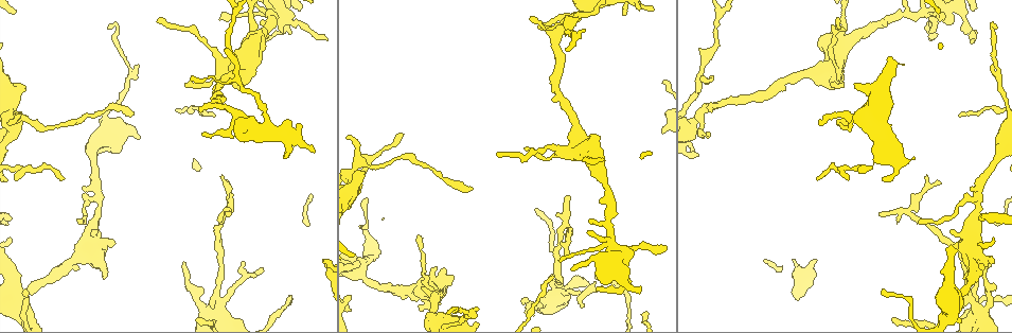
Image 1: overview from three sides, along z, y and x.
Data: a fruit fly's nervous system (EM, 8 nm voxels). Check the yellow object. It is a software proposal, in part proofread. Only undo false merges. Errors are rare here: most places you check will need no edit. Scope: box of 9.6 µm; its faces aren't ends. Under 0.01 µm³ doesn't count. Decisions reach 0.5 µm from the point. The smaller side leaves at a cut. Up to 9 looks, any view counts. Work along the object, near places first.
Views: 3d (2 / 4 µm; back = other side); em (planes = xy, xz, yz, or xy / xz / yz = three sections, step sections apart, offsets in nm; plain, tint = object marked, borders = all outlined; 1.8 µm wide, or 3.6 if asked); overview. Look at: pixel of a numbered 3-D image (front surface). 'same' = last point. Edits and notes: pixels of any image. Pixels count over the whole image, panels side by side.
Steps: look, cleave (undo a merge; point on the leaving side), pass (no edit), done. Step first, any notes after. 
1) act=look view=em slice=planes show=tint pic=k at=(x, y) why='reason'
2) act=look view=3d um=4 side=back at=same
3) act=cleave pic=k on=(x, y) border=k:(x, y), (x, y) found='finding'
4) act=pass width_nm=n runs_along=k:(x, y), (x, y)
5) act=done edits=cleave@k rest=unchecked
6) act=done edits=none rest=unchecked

act=look view=em slice=xz step=8 show=tint pic=1 at=(277, 8) why='looks like a crossing'

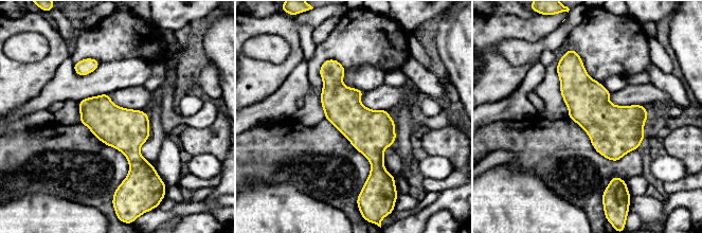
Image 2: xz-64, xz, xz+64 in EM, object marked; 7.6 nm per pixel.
act=pass runs_along=2:(328, 61), (372, 138), (370, 180) found='all the same cell'

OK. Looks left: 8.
act=look view=em slice=xy step=4 show=tint pic=1 at=(595, 155) why='calibre changes'

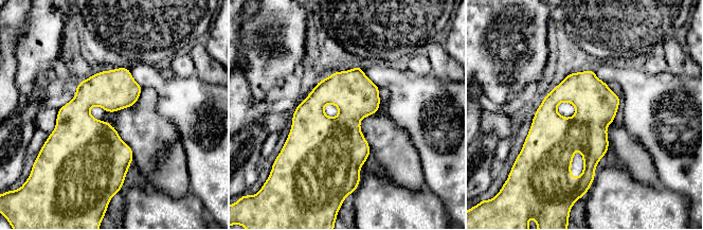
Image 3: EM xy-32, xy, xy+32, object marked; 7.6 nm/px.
act=look view=em slice=xz step=16 show=tint at=same why='cut it another way'

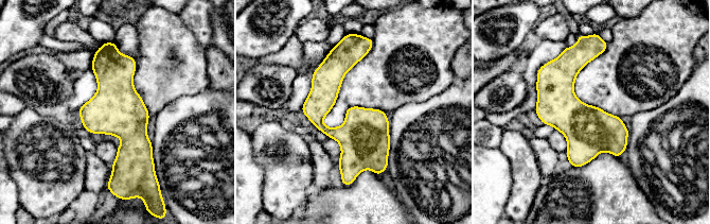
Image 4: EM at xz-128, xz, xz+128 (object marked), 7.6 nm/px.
act=pass width_nm=280 runs_along=4:(349, 47), (319, 123), (354, 151), (354, 174) found='continuous, no second cell'

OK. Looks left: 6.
act=look view=3d um=4 pic=1 at=(872, 120) why='sharp bend'

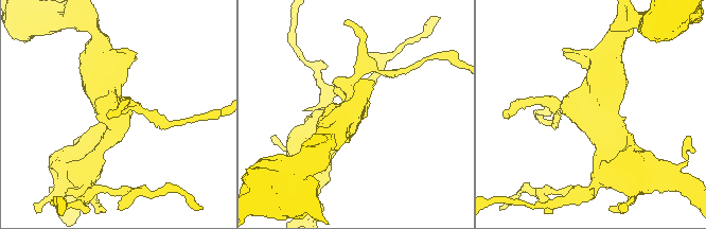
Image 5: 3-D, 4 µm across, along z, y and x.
act=look view=em slice=xy step=16 show=plain pic=5 at=(590, 108) arms=4

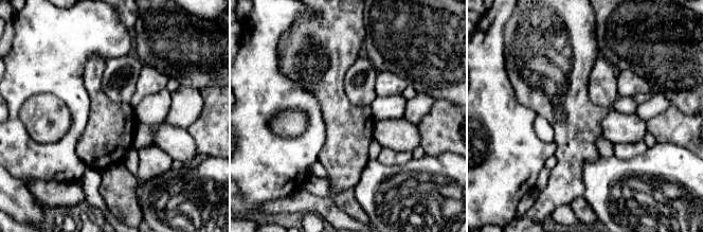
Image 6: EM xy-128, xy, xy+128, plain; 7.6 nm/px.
act=look view=em slice=xy step=16 show=tint at=same

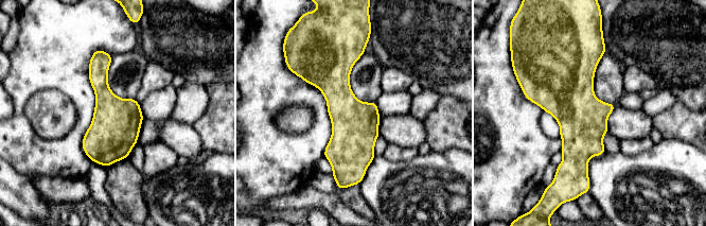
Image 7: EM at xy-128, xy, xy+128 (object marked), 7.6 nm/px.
act=pass runs_along=7:(349, 50), (341, 104), (359, 177) found='continuous, no second cell'

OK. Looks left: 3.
act=look view=3d um=4 pic=1 at=(975, 249) why='abrupt turn'

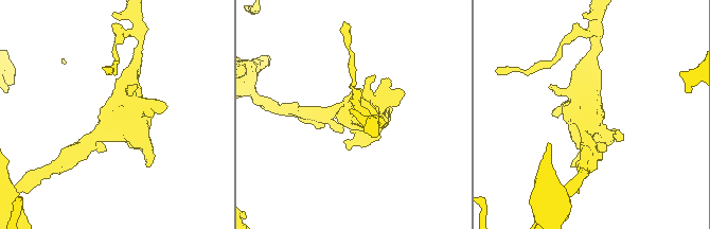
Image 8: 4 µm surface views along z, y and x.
act=look view=em um=3.6 slice=xy step=8 show=tint pic=8 at=(586, 115)

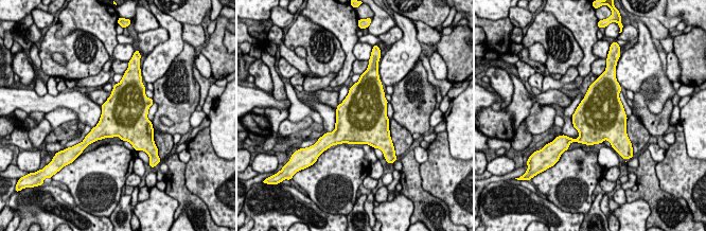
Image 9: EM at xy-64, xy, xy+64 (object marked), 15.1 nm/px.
act=look view=em um=3.6 slice=planes show=tint at=same why='cut it another way'

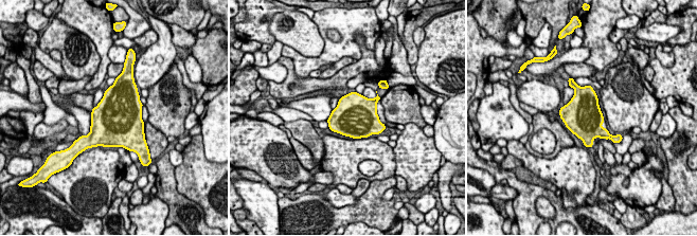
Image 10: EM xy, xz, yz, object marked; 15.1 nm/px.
act=pass found='all the same cell'

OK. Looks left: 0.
act=done edits=none rest=unchecked

